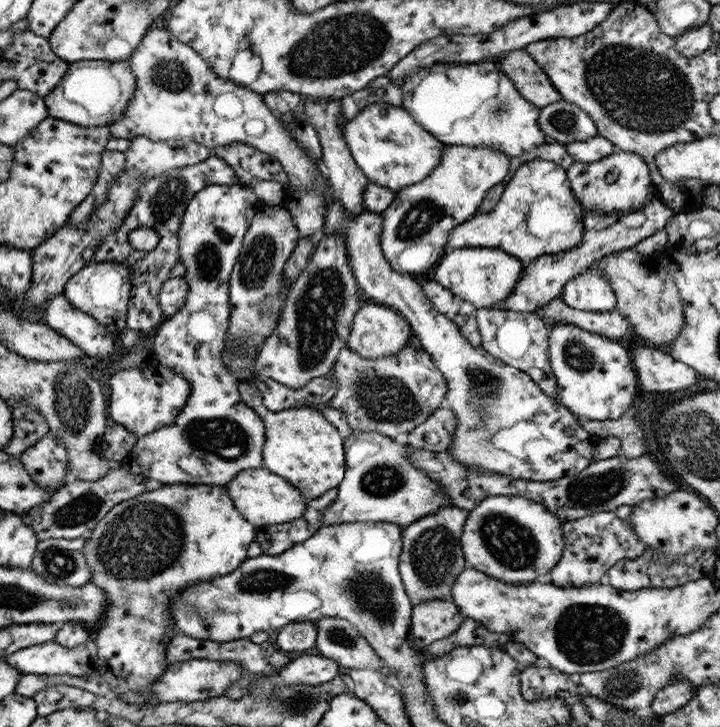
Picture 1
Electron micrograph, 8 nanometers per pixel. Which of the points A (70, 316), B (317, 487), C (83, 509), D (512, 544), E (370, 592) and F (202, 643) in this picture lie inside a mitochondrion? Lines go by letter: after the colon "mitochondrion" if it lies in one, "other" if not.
A: other
B: other
C: mitochondrion
D: mitochondrion
E: mitochondrion
F: other

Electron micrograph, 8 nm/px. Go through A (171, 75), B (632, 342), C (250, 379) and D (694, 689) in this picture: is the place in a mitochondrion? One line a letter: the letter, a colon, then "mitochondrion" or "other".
A: mitochondrion
B: other
C: other
D: other

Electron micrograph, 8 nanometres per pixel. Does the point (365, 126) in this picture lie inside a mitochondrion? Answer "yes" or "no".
no

